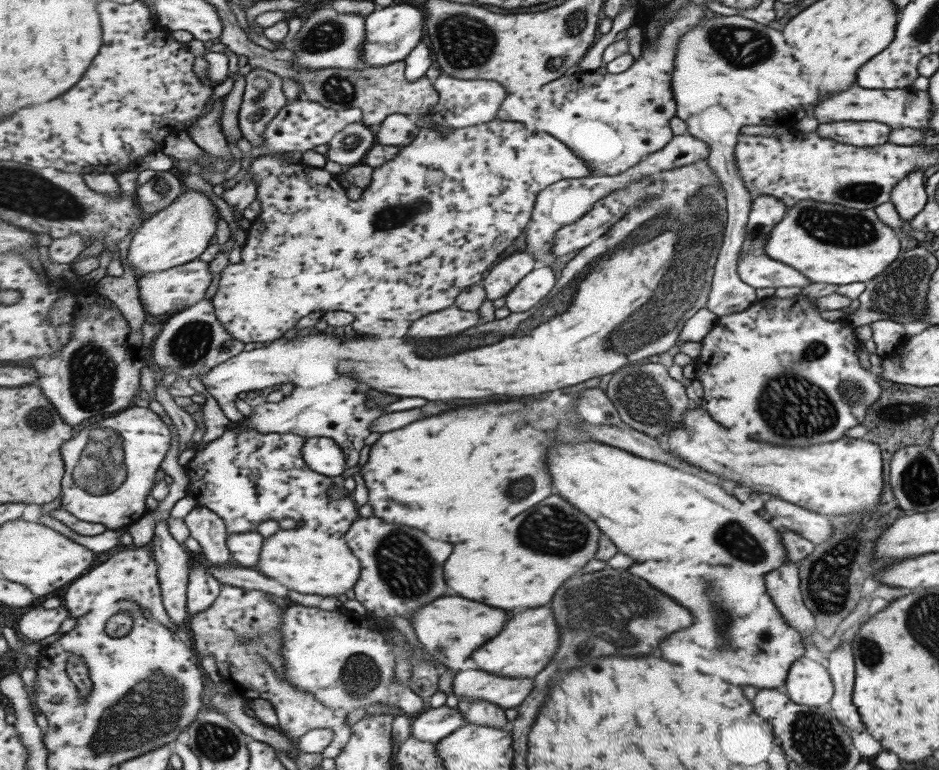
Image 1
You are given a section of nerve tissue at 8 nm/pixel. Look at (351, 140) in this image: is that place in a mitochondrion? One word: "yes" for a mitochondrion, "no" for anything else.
yes

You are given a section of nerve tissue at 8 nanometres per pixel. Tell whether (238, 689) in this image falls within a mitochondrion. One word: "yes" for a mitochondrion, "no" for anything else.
no

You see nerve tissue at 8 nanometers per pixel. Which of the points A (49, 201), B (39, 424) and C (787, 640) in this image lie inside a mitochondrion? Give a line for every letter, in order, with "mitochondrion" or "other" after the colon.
A: mitochondrion
B: mitochondrion
C: other

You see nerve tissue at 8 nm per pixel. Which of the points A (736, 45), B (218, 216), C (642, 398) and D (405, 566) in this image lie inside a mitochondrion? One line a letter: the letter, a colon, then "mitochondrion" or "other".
A: mitochondrion
B: other
C: mitochondrion
D: mitochondrion

